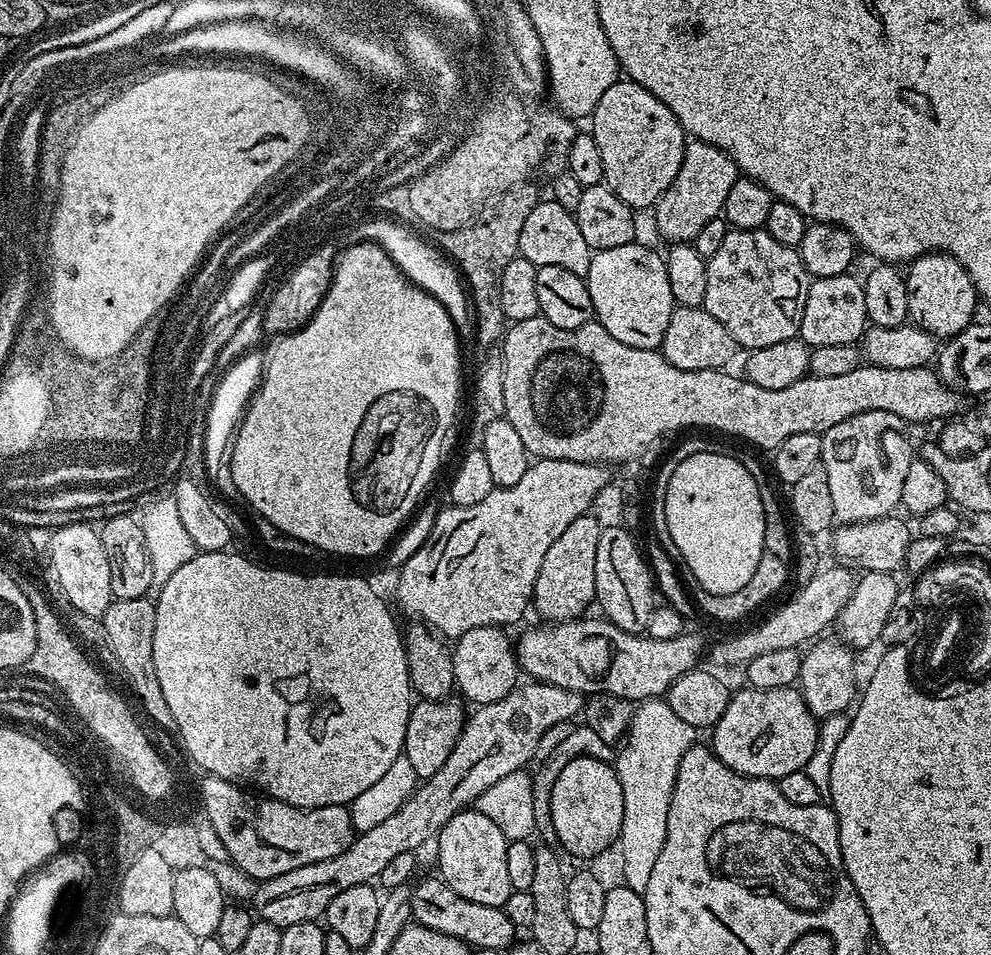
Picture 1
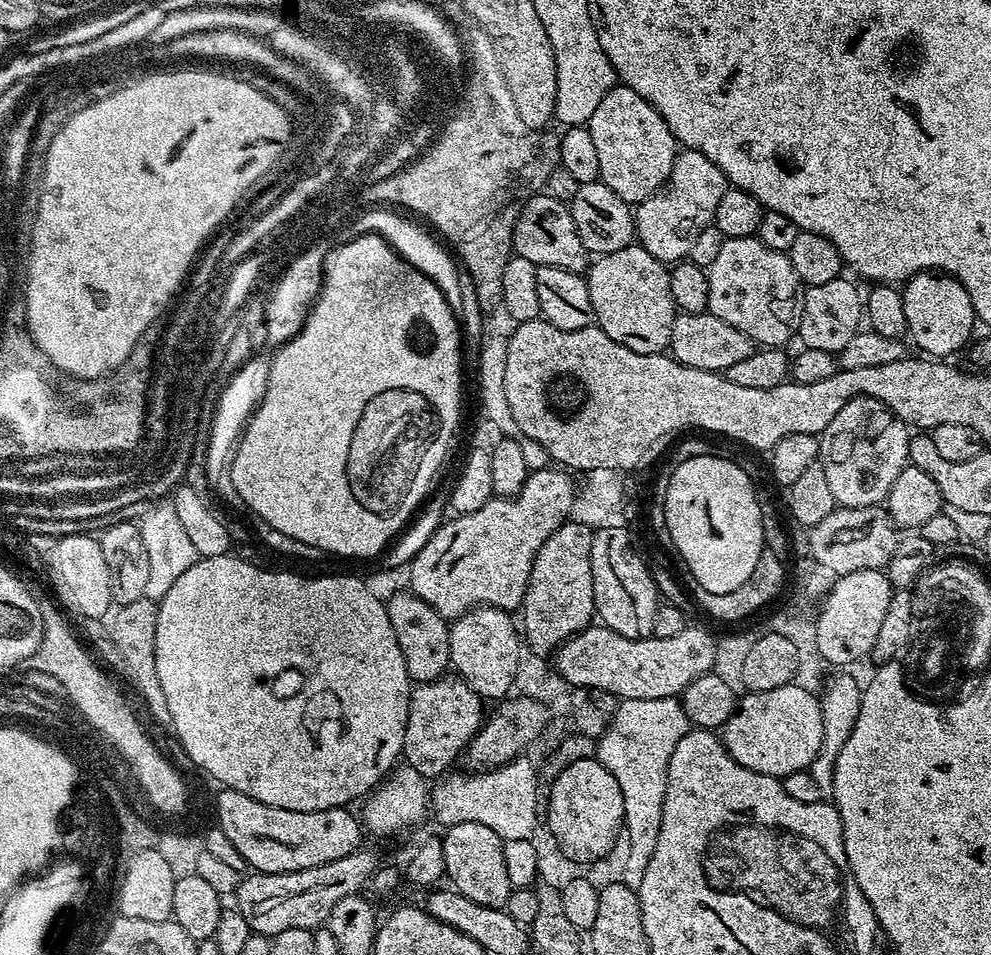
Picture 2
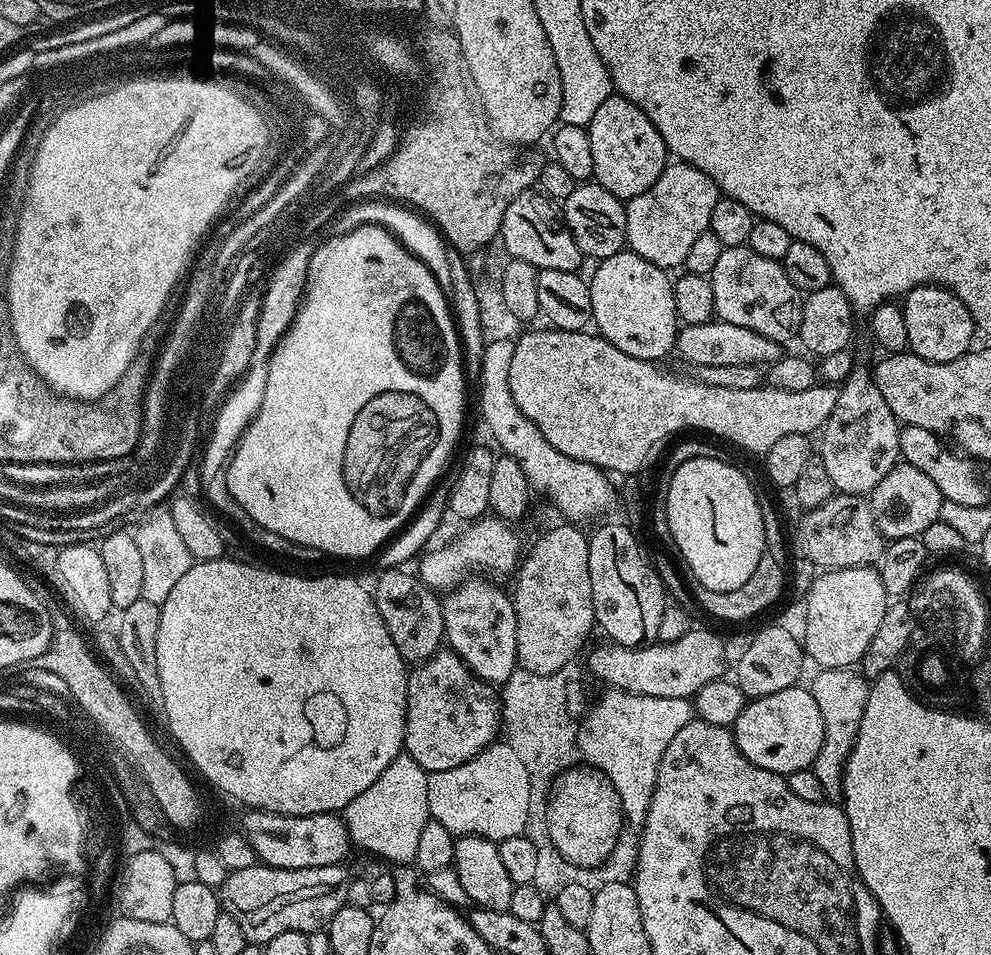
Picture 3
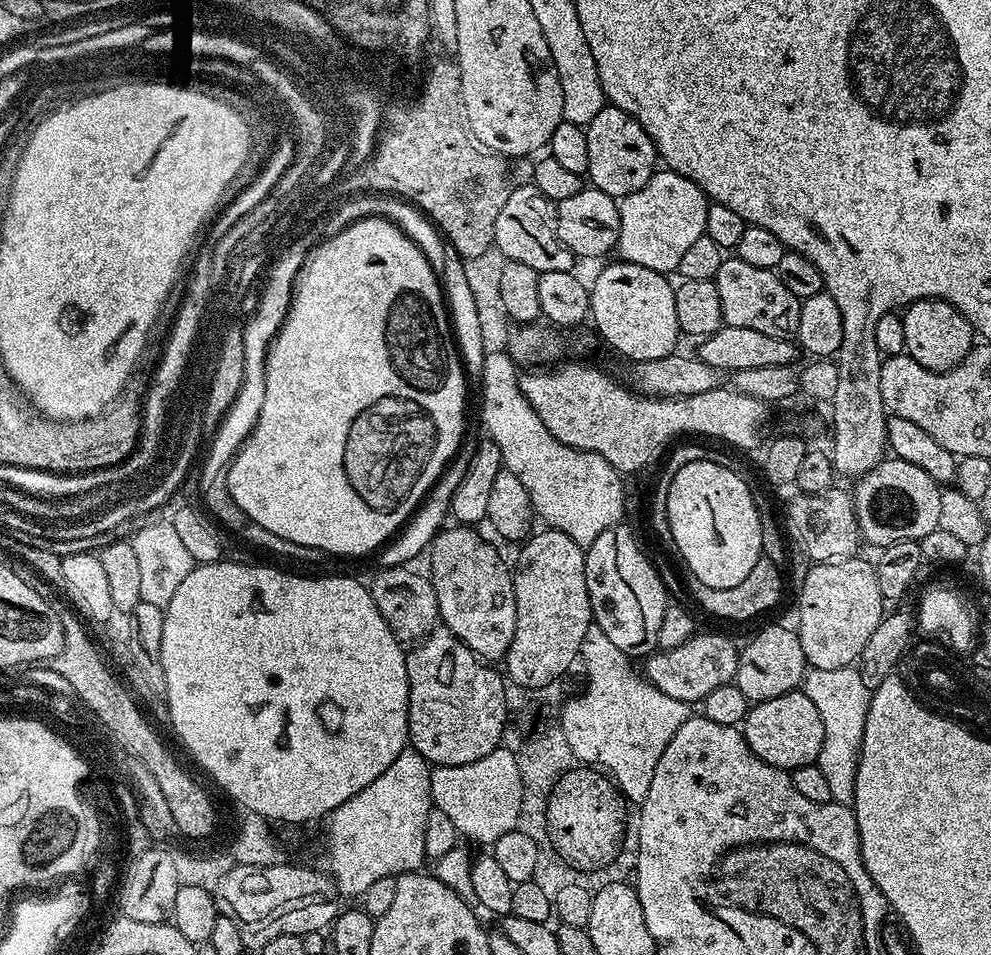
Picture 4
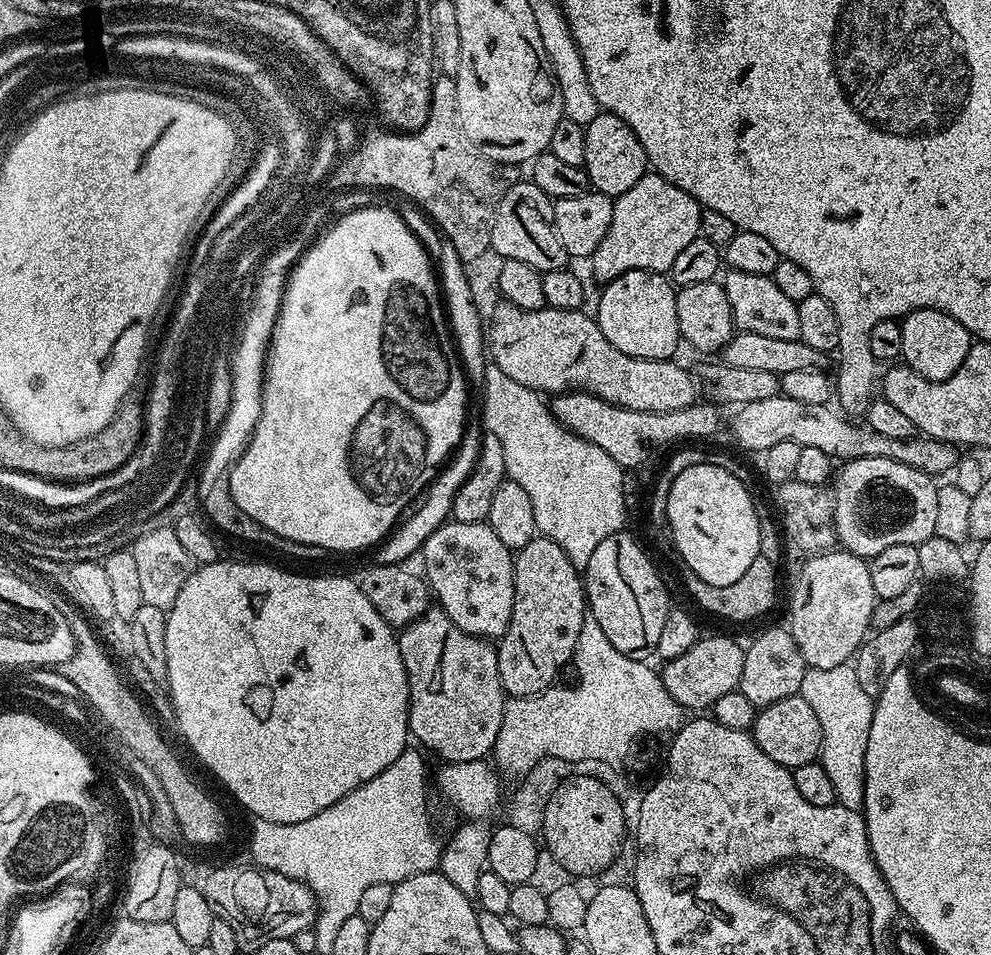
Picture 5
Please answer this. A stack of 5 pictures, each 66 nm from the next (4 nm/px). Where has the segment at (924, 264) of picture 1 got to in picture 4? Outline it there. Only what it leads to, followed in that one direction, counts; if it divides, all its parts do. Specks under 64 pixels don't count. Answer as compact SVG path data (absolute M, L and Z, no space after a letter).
M916 300L903 309L902 319L906 330L904 352L931 372L948 372L958 366L974 346L972 323L945 300Z

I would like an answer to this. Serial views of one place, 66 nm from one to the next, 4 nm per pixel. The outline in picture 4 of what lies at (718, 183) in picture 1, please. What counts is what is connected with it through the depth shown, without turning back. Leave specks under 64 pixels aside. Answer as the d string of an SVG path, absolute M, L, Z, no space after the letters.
M657 170L634 194L619 197L620 229L615 251L619 259L646 266L665 274L677 271L686 250L706 230L706 210L710 203L708 195L690 178L677 172Z

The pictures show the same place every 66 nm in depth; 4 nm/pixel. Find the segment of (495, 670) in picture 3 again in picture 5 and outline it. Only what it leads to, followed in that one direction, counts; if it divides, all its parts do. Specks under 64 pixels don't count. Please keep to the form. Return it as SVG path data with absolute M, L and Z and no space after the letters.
M452 520L441 525L426 538L423 556L422 576L435 603L458 630L481 638L504 635L514 606L514 552L501 542L488 523Z

